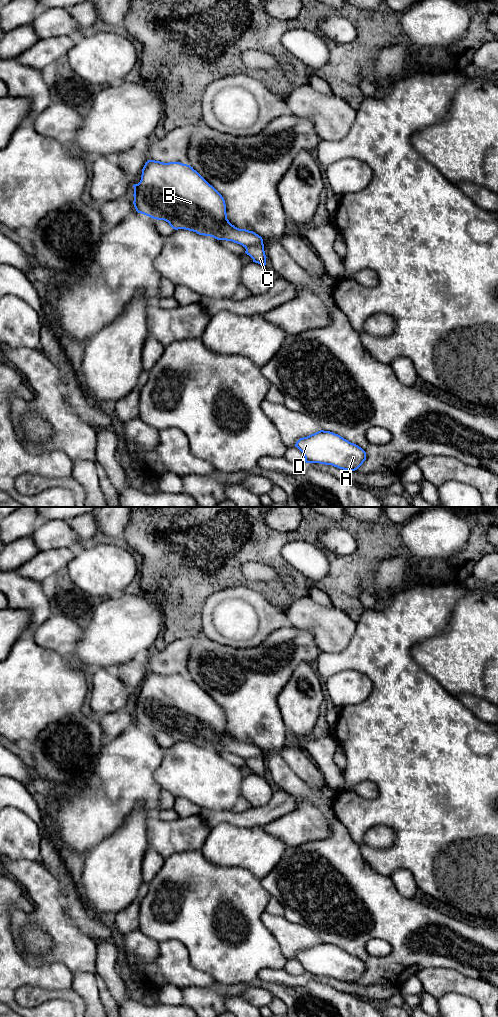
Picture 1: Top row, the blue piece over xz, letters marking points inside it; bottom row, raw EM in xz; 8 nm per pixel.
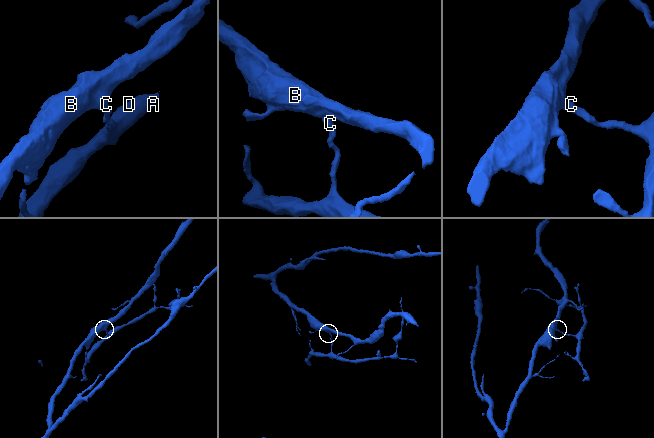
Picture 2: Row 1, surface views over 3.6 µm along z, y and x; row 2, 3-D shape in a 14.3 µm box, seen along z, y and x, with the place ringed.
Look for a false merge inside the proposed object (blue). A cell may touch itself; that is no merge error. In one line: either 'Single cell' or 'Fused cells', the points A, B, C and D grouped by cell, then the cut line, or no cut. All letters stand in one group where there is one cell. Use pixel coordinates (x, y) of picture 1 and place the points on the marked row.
Fused cells. Groups: A C D / B. Split along xz (262, 243), (249, 245), (245, 248)

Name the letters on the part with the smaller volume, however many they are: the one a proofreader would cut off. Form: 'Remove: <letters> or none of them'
Remove: A, C, D

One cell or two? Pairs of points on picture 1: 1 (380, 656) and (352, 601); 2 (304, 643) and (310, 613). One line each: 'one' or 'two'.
1: two
2: two

